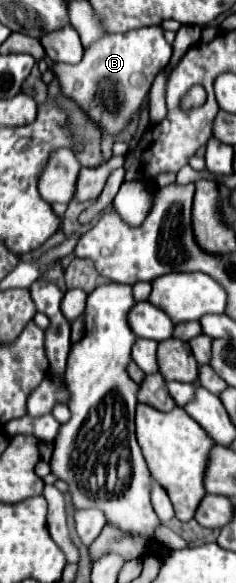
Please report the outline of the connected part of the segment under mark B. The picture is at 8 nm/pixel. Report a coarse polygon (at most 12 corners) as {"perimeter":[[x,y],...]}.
{"perimeter":[[161,26],[109,34],[61,92],[121,132],[173,54]]}

